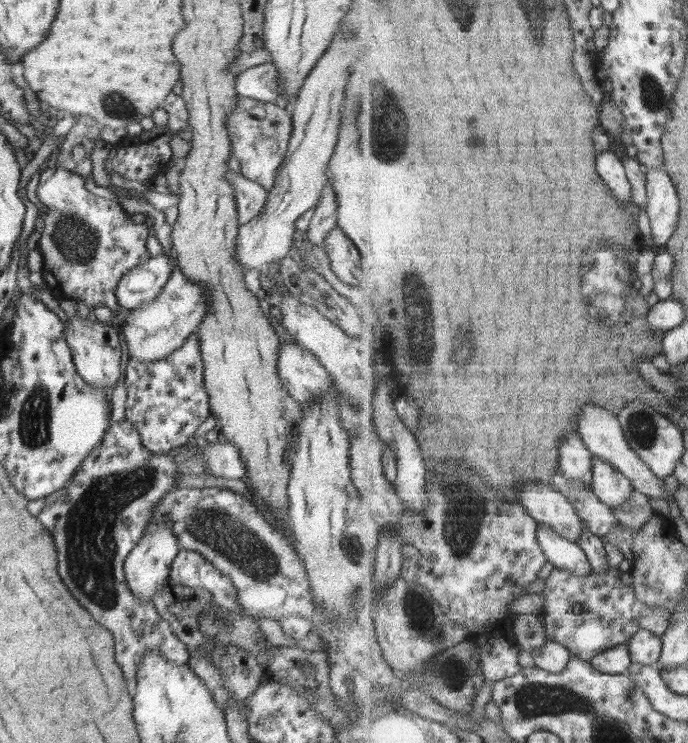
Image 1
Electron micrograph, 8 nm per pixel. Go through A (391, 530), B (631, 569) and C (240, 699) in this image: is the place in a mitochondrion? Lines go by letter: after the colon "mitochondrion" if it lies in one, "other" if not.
A: other
B: other
C: other

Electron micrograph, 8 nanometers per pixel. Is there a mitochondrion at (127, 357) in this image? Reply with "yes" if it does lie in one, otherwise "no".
no

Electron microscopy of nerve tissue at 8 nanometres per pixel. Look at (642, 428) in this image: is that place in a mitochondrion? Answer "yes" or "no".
yes

